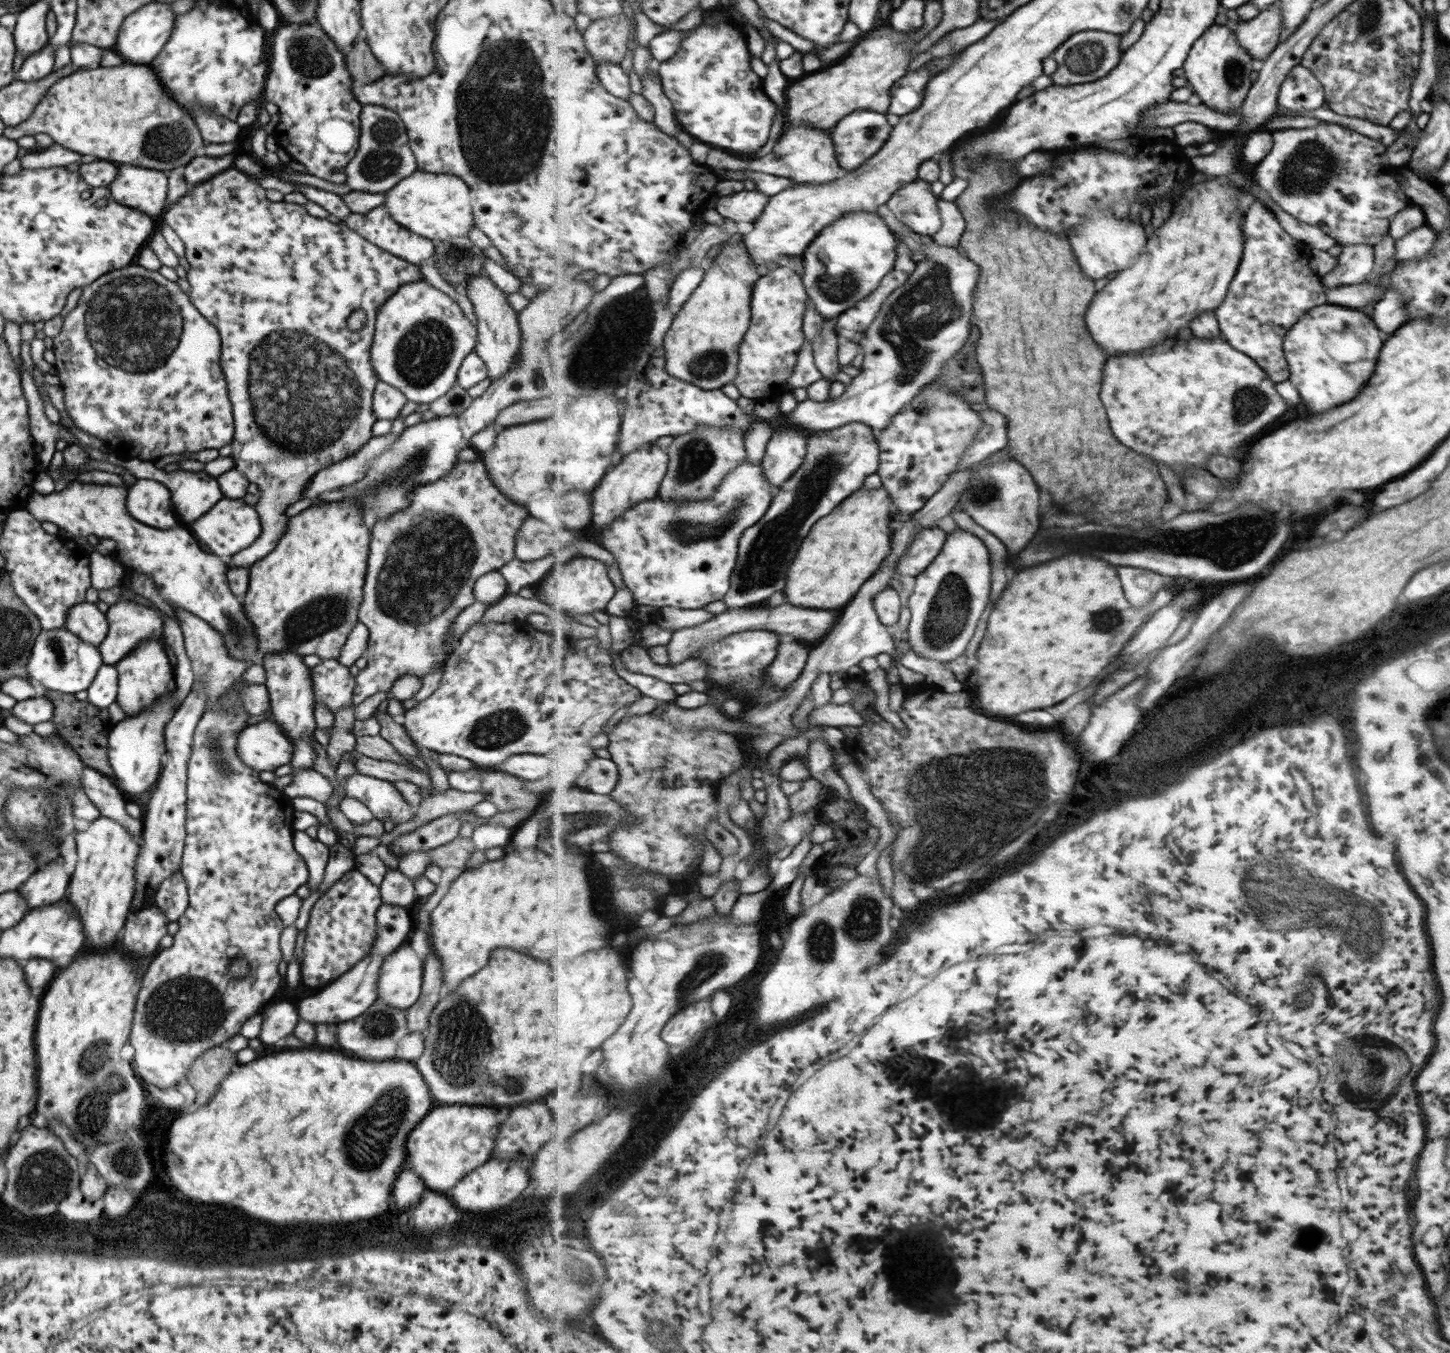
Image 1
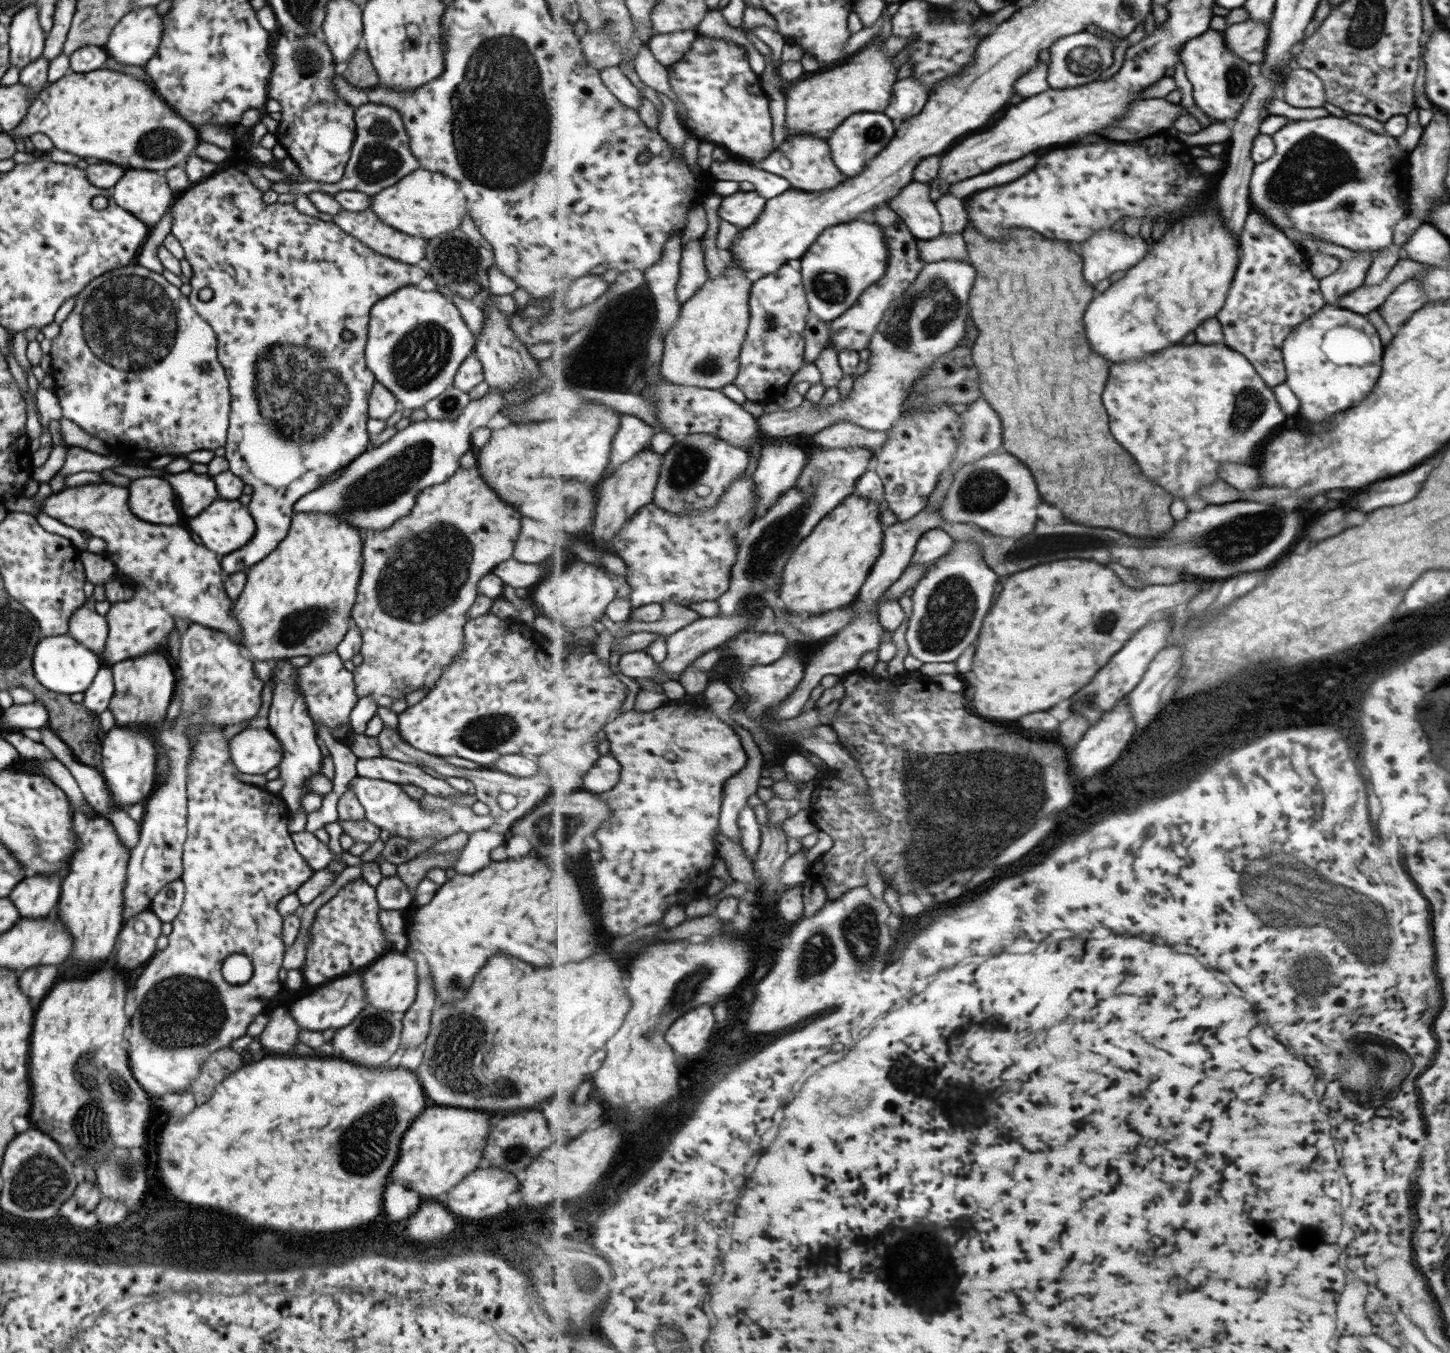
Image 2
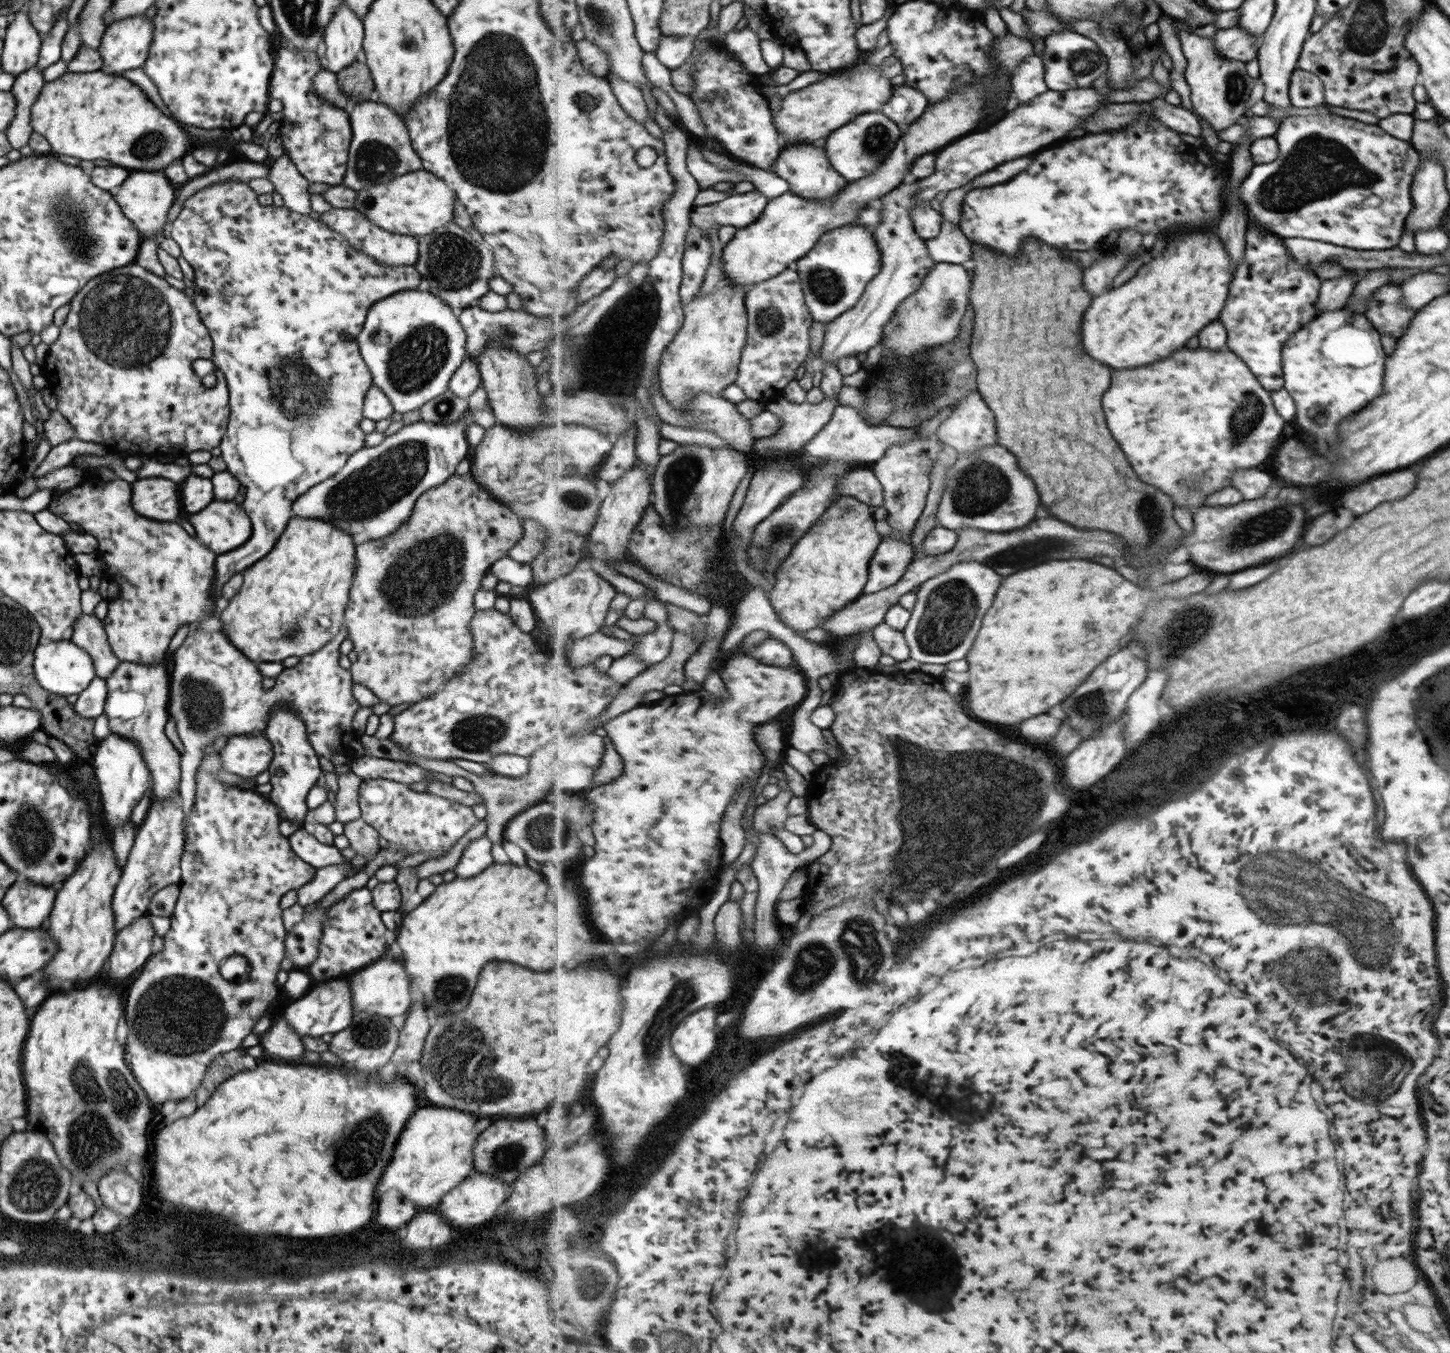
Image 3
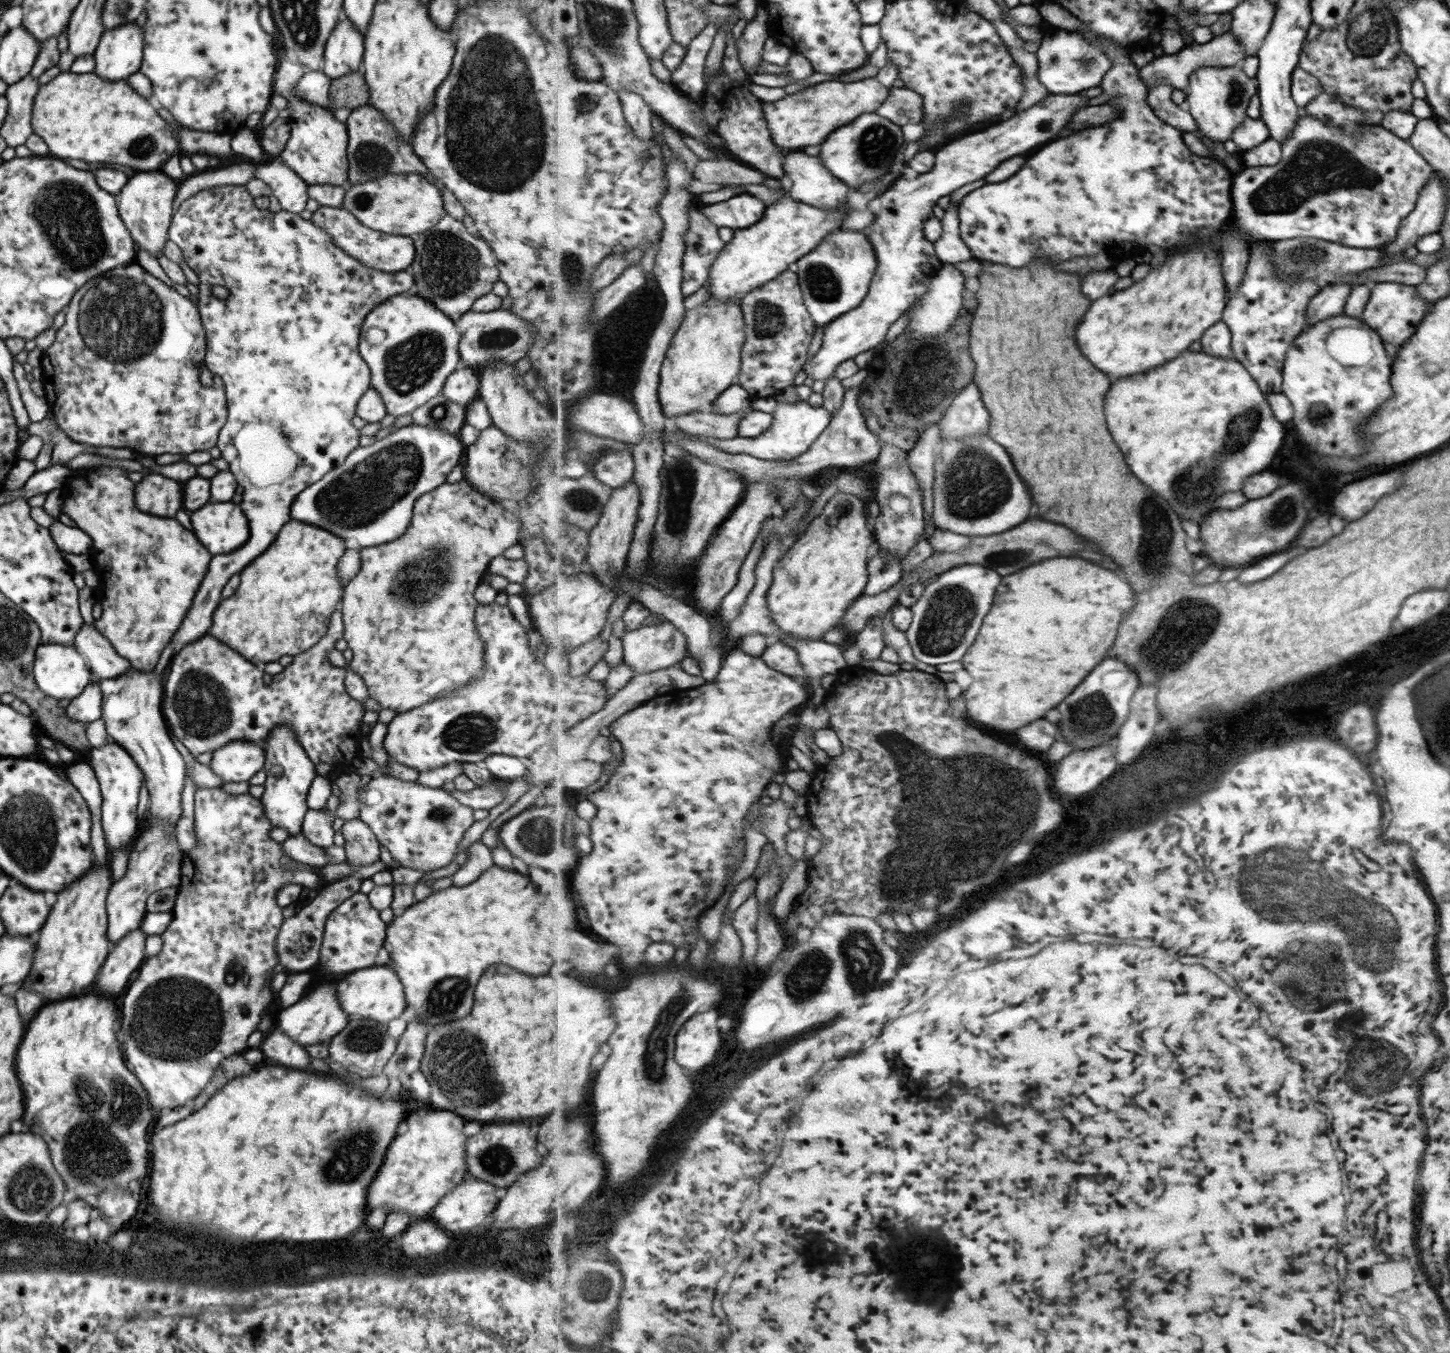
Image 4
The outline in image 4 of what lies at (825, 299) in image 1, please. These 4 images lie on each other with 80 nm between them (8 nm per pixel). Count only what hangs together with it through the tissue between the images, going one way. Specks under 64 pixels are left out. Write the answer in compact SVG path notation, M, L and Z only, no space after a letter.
M841 227L828 234L815 250L797 261L796 265L808 311L812 314L813 321L824 328L864 301L873 277L876 276L879 262L868 235Z

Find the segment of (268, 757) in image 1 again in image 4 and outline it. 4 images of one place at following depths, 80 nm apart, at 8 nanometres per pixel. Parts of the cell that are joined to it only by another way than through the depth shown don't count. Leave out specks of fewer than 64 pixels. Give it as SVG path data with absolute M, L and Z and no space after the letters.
M229 741L213 751L209 768L224 782L243 782L249 780L257 770L261 770L266 743Z

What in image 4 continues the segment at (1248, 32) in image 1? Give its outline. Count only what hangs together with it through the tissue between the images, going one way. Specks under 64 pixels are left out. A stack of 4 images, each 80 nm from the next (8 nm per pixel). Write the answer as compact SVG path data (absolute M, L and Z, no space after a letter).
M1224 32L1219 36L1213 36L1210 41L1203 44L1182 47L1181 50L1171 55L1157 55L1145 66L1139 68L1140 77L1148 88L1156 87L1160 84L1173 85L1175 89L1187 90L1192 74L1200 69L1200 66L1228 67L1240 64L1246 57L1240 42L1229 32Z

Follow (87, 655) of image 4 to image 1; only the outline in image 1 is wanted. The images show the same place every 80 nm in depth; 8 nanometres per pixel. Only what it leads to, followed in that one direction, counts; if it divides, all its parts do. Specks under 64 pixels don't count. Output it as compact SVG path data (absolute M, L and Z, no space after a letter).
M84 601L66 610L63 627L83 642L97 646L105 638L108 624L105 613L94 604Z

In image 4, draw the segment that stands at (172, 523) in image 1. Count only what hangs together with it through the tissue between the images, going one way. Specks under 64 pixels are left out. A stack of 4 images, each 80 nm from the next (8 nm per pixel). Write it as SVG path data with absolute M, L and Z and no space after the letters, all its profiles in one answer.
M146 474L134 483L134 505L145 514L173 518L181 508L181 486L160 474Z

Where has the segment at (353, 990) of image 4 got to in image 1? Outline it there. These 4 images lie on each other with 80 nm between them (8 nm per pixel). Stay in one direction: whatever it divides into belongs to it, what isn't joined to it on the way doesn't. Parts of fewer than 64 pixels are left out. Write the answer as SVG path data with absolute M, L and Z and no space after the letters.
M406 941L396 948L380 966L377 994L380 1001L405 1010L420 995L422 961Z

